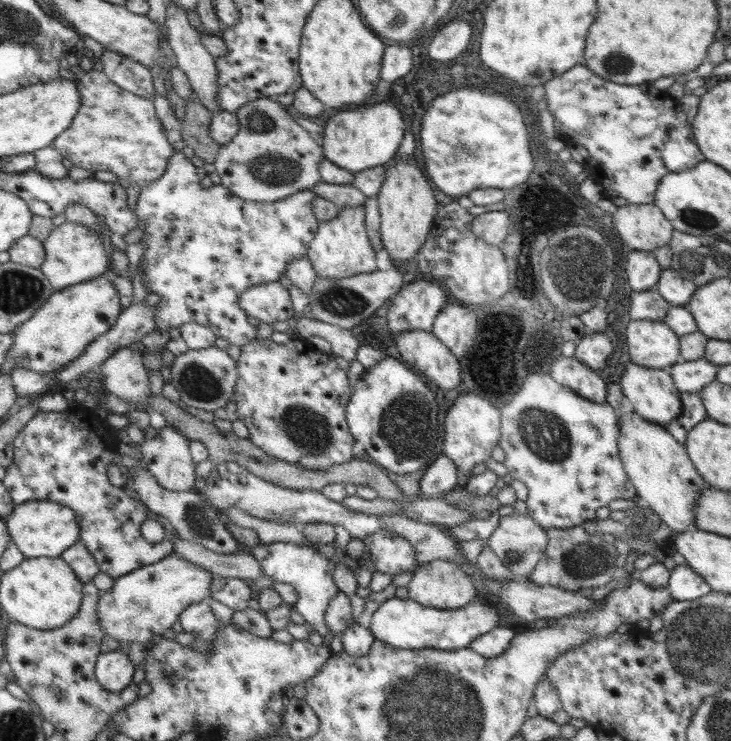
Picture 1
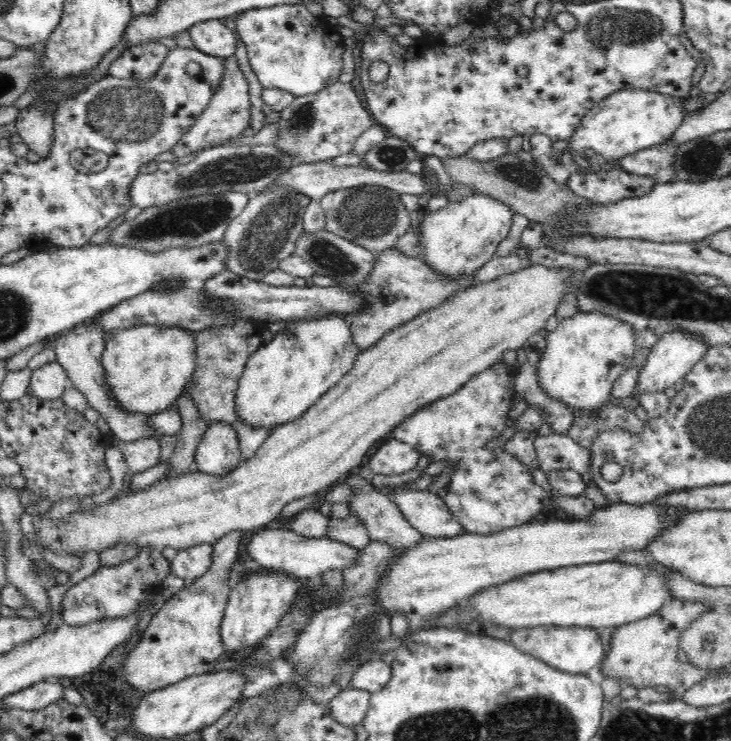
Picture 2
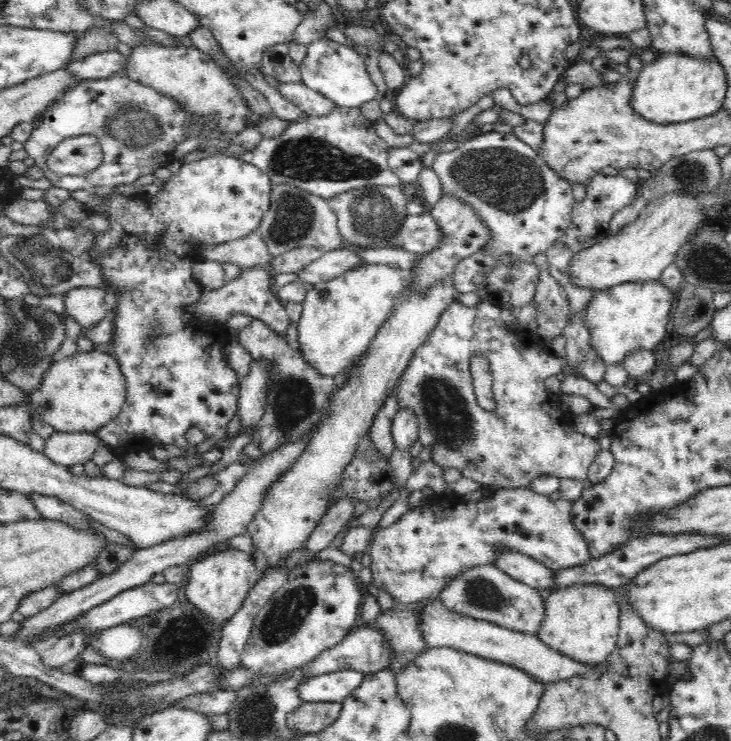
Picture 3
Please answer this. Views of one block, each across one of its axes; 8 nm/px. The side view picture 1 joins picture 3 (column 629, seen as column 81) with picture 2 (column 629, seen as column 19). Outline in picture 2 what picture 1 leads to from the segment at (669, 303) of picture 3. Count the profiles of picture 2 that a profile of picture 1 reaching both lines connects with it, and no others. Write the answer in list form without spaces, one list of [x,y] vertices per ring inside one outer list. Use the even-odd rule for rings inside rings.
[[[578,312],[547,333],[547,345],[536,367],[540,388],[550,398],[578,410],[596,410],[608,403],[616,378],[632,367],[635,331],[632,325],[600,312]]]

